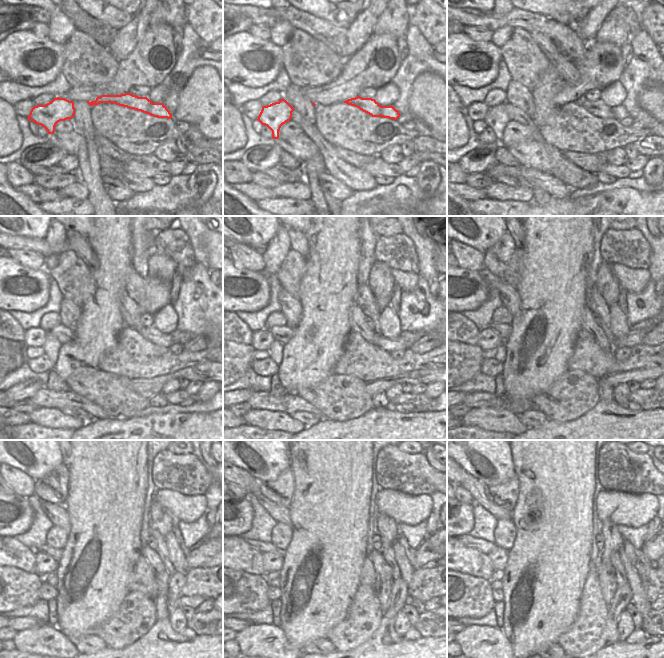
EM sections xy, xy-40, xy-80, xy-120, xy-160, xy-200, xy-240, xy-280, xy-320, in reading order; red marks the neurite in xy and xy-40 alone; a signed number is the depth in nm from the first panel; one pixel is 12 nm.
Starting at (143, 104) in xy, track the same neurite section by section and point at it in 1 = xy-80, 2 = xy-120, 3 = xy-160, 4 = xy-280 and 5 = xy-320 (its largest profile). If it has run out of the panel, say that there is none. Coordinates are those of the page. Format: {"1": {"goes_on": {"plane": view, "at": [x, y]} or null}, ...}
{"1": {"goes_on": {"plane": "xy-80", "at": [598, 108]}}, "2": {"goes_on": {"plane": "xy-120", "at": [152, 334]}}, "3": {"goes_on": {"plane": "xy-160", "at": [405, 339]}}, "4": {"goes_on": {"plane": "xy-280", "at": [422, 553]}}, "5": {"goes_on": {"plane": "xy-320", "at": [650, 548]}}}

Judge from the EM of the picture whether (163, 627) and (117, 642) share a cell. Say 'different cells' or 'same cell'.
different cells

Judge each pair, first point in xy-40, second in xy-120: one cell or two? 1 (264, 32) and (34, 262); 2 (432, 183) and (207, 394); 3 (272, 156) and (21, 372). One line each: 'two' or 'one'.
1: one
2: one
3: two

